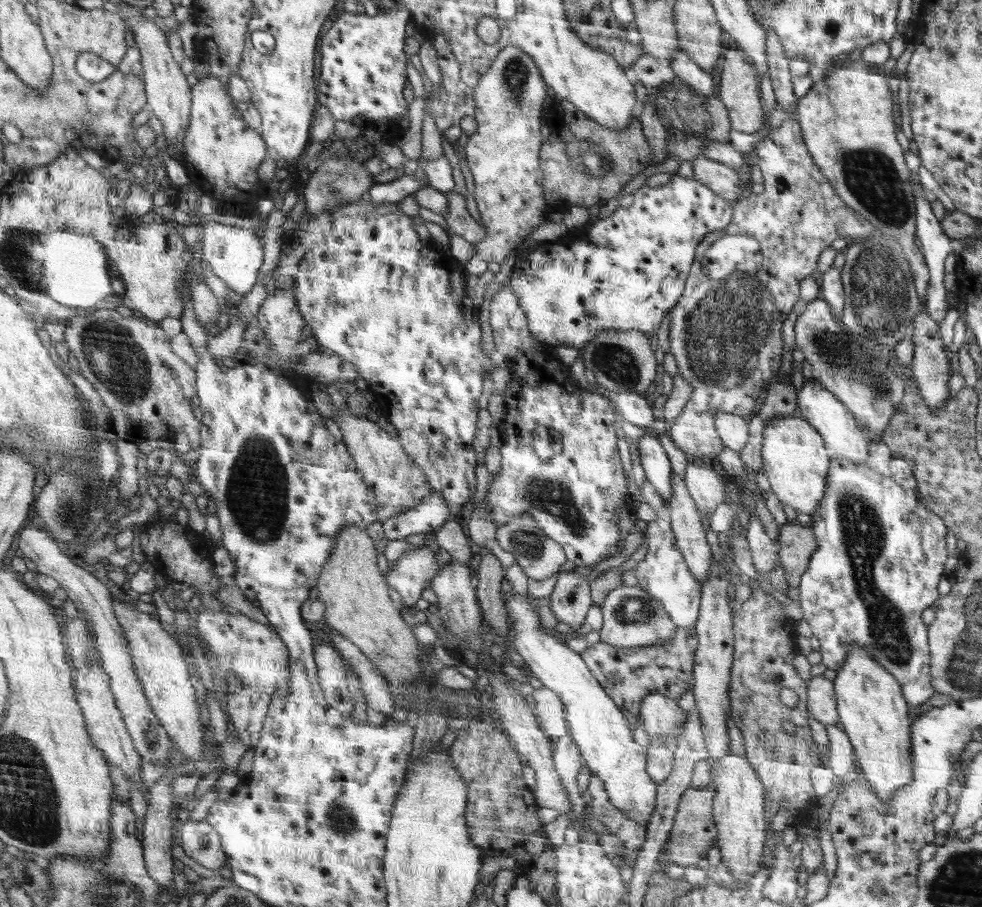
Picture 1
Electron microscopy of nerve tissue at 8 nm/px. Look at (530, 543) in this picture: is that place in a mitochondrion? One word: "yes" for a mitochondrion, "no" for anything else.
yes

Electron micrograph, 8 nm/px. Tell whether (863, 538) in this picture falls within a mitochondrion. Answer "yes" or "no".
yes

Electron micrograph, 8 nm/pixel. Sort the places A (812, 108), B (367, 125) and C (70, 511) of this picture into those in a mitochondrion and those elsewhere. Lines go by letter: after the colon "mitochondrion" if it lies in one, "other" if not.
A: other
B: other
C: mitochondrion

